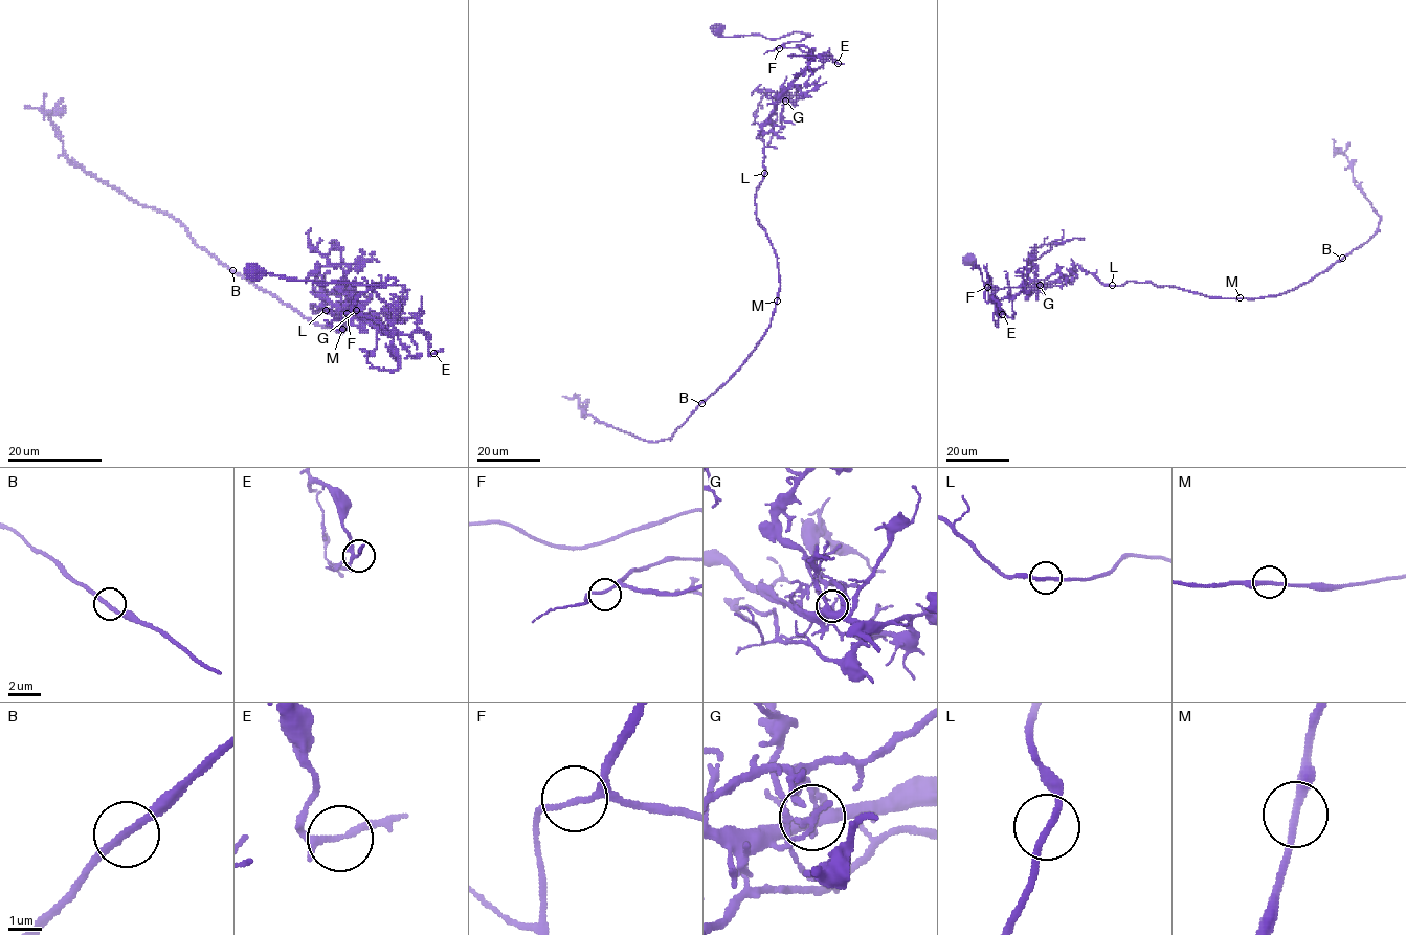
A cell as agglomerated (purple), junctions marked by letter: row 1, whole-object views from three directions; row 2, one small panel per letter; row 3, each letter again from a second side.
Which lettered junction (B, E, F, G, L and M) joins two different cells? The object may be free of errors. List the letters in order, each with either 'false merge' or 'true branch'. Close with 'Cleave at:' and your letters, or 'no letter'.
B: true branch
E: true branch
F: true branch
G: false merge
L: true branch
M: true branch
Cleave at: G

